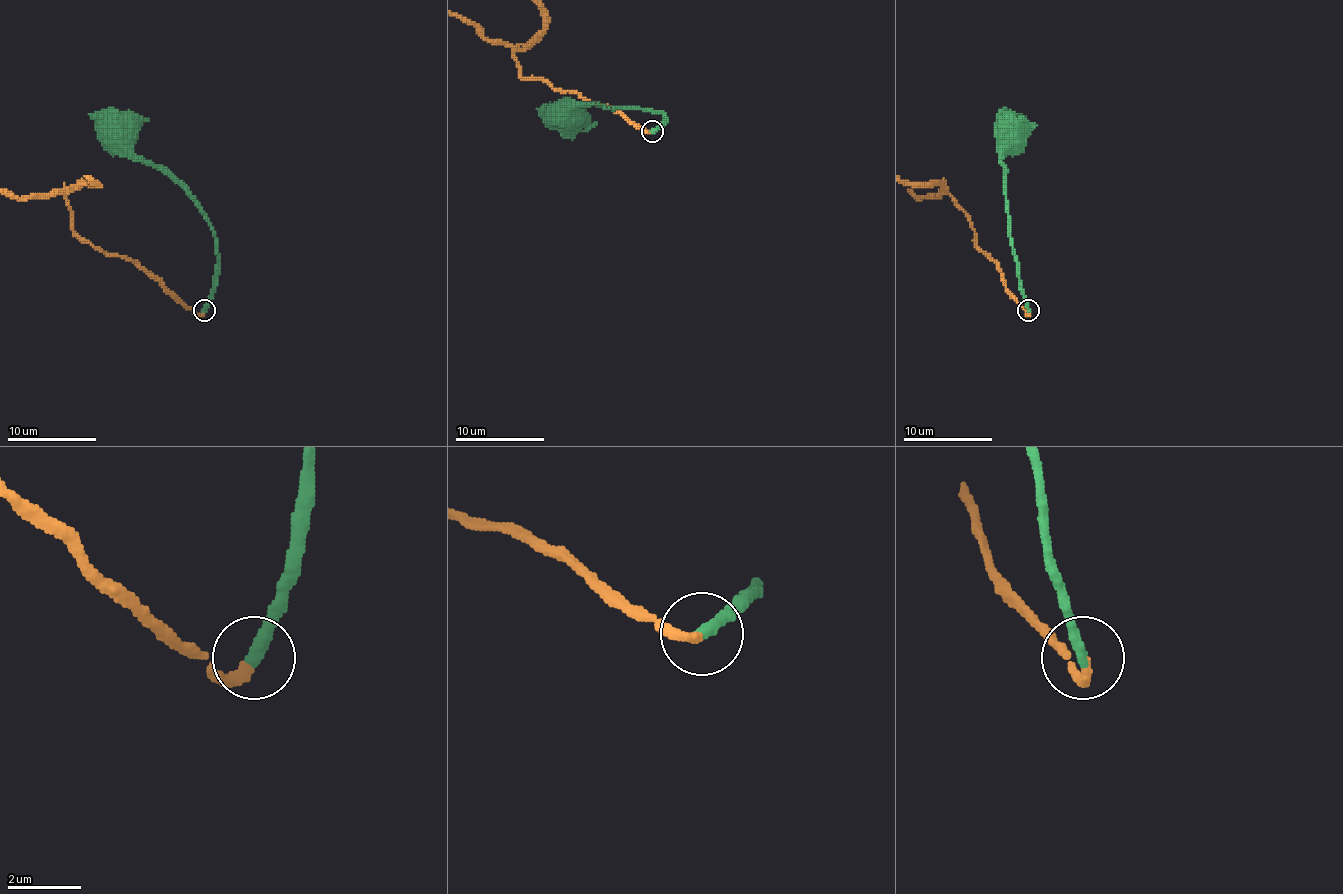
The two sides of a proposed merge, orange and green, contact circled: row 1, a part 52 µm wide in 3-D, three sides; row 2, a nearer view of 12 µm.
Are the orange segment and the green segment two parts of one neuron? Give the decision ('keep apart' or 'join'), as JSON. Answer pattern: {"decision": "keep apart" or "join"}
{"decision": "join"}

